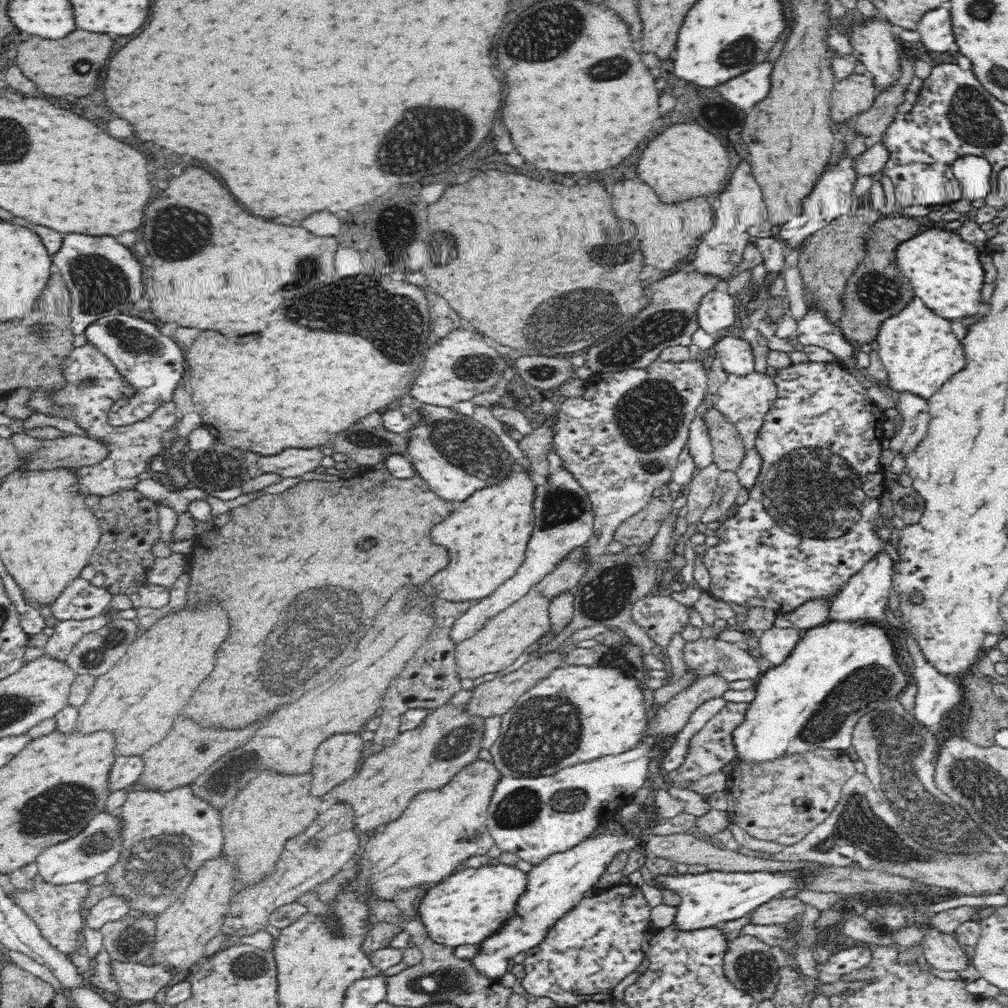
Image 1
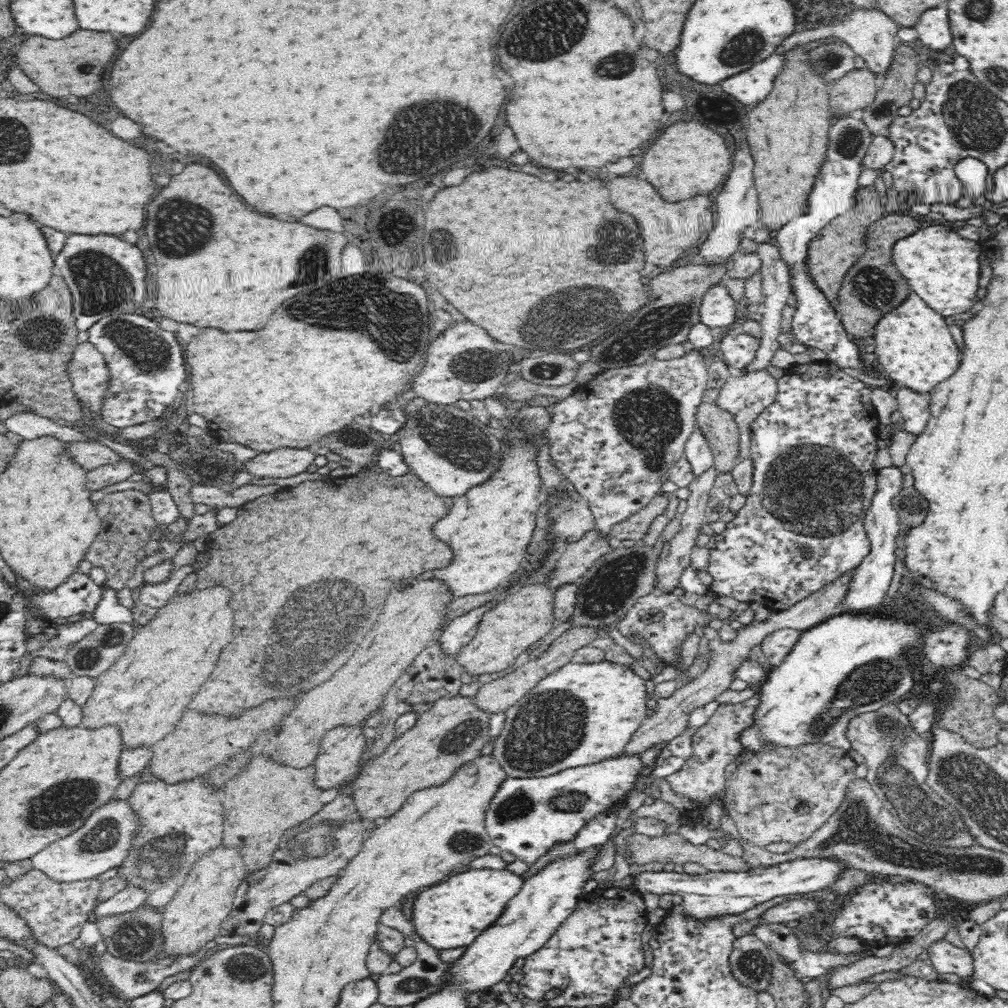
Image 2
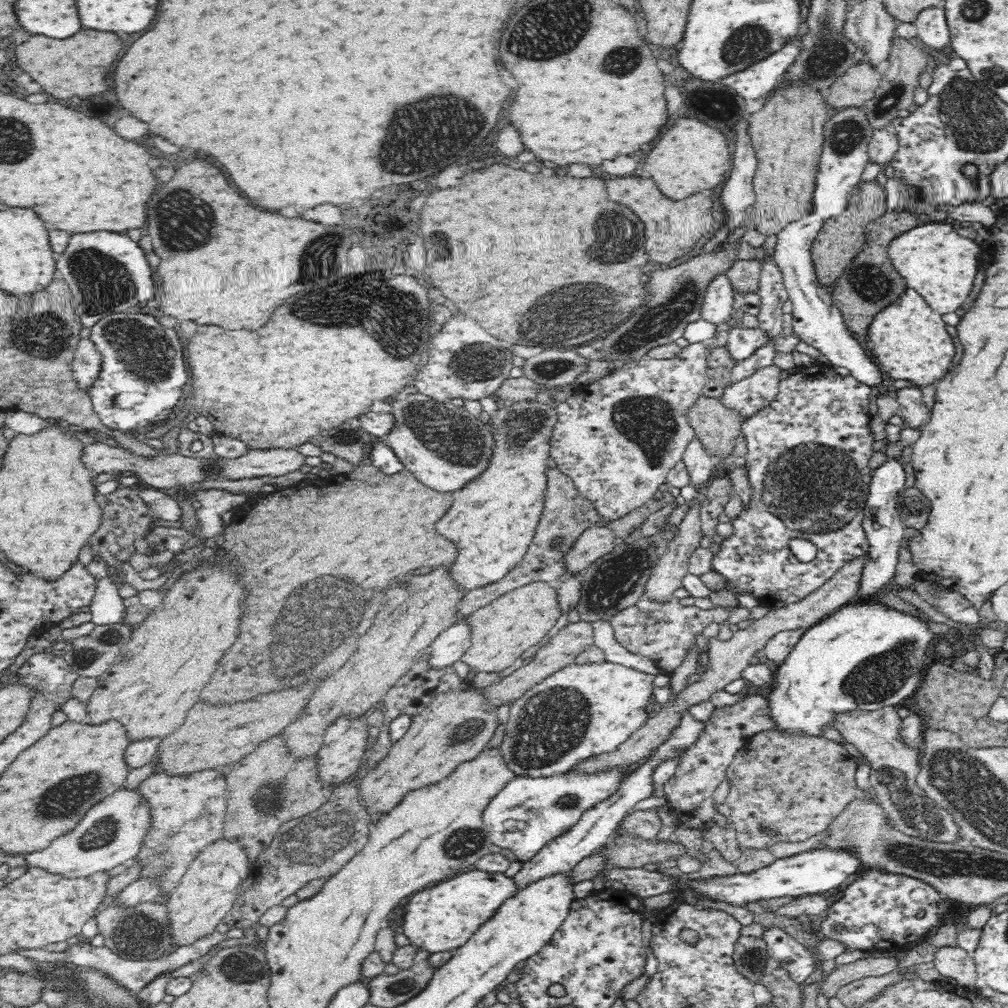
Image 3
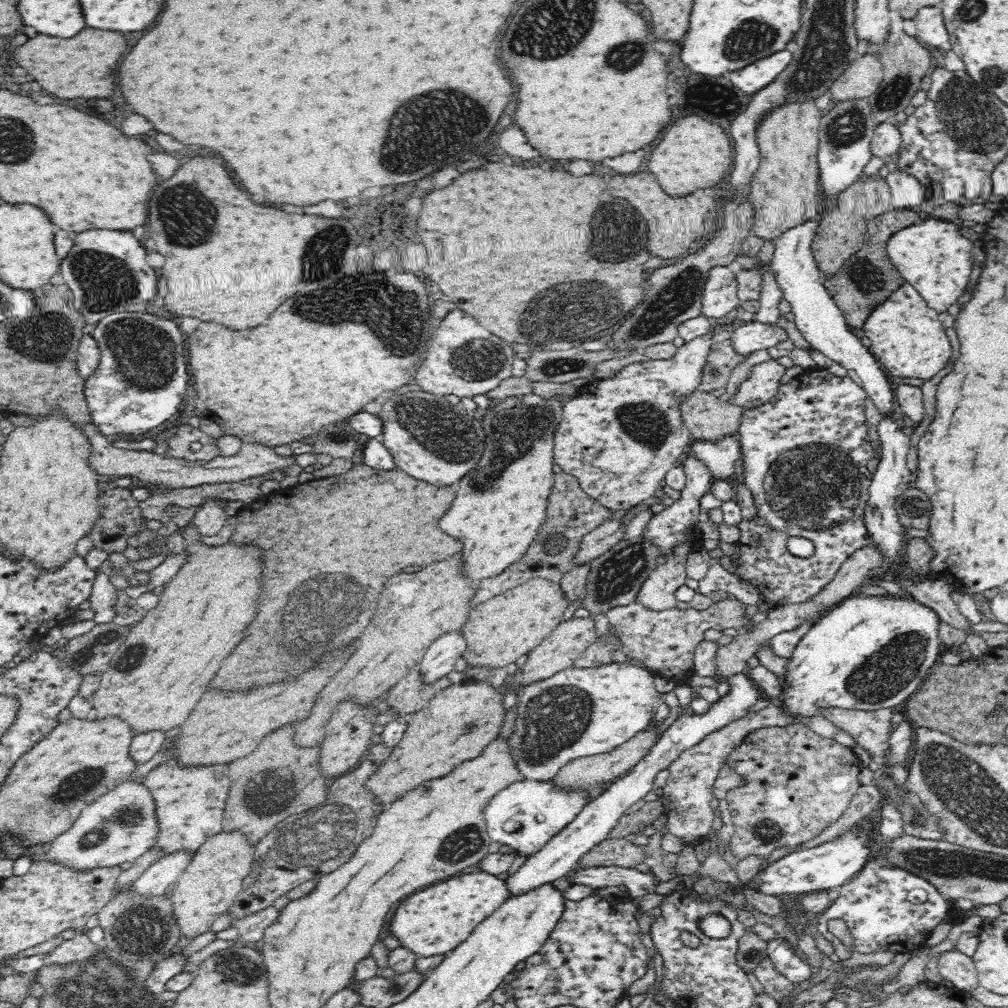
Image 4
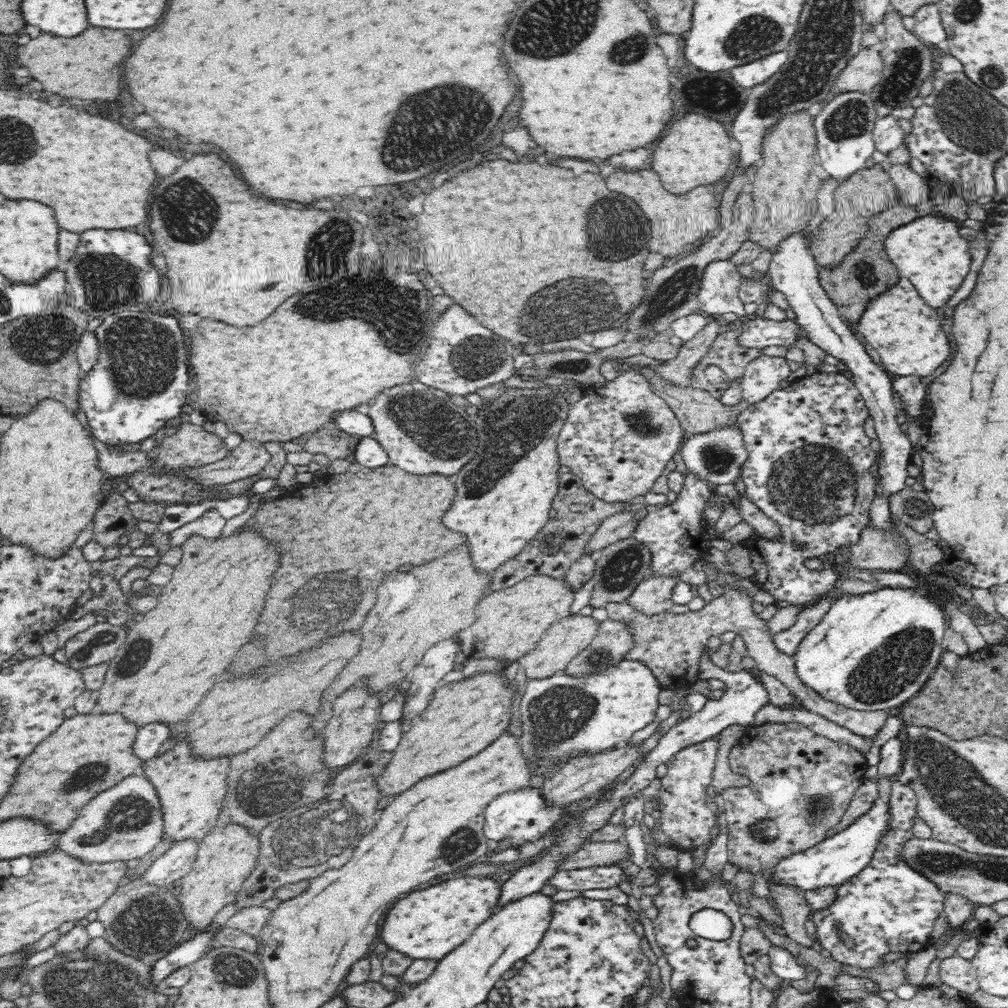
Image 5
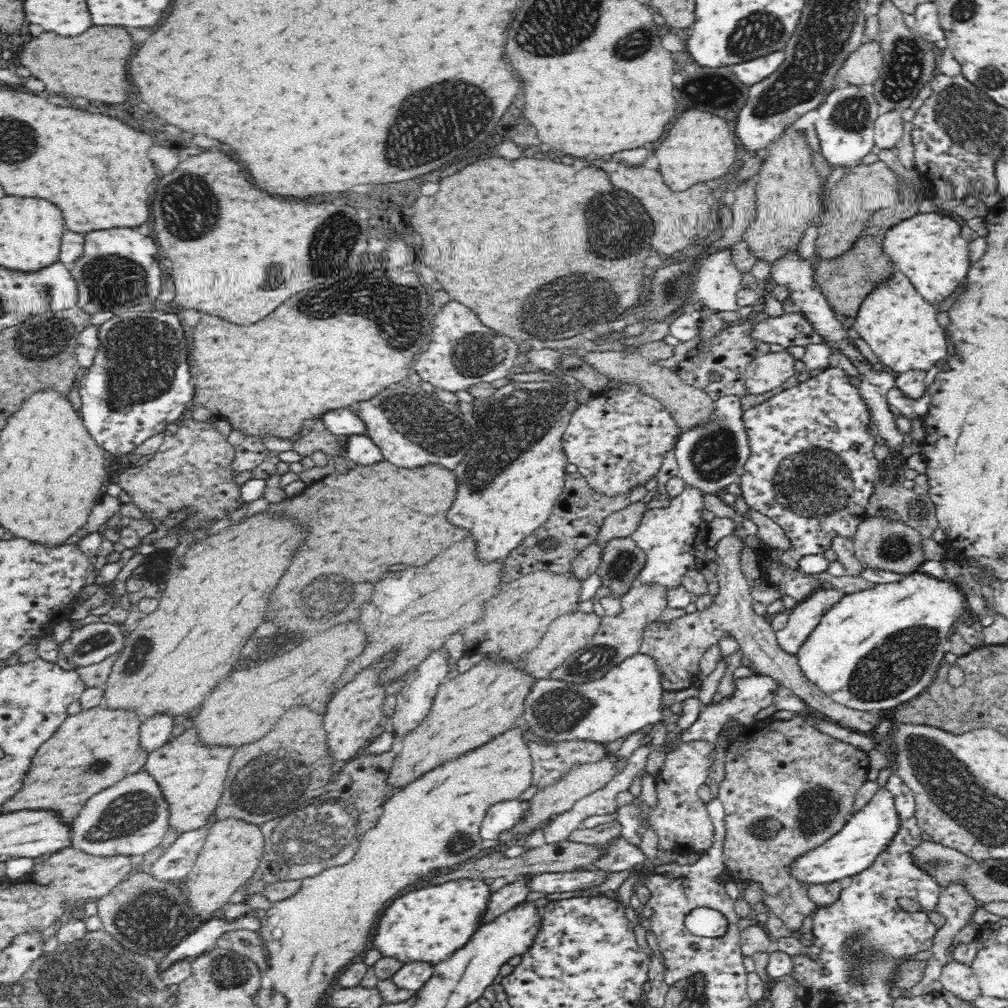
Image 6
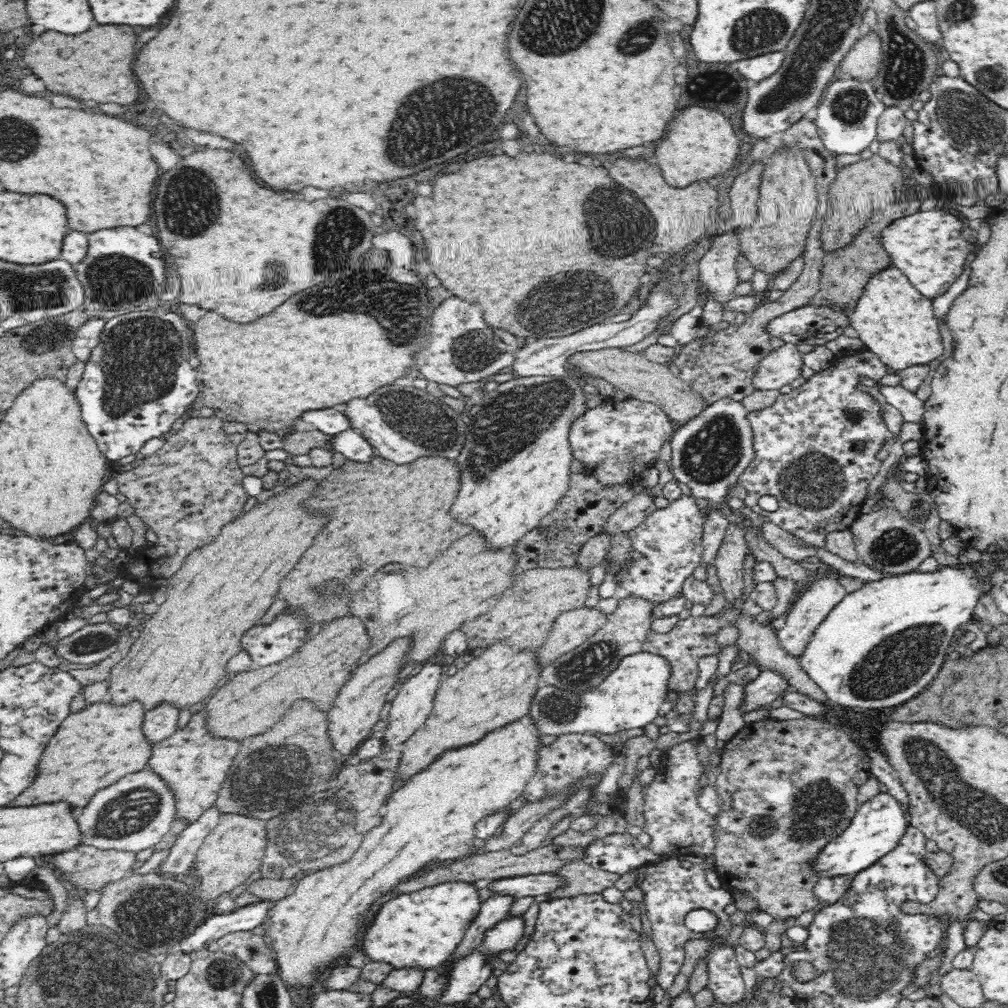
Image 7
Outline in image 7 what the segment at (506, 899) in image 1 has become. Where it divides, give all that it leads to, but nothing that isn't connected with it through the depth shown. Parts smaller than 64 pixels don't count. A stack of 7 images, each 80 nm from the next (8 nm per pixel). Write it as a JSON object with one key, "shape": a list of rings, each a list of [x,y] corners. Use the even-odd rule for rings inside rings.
{"shape":[[[466,881],[443,882],[438,886],[414,894],[402,894],[390,900],[388,904],[384,904],[384,908],[374,918],[374,924],[368,928],[368,934],[364,936],[364,952],[370,954],[370,960],[388,962],[395,969],[412,968],[412,966],[422,966],[427,970],[439,968],[455,953],[460,942],[464,940],[468,928],[478,918],[482,907],[479,890],[481,886],[481,883]]]}

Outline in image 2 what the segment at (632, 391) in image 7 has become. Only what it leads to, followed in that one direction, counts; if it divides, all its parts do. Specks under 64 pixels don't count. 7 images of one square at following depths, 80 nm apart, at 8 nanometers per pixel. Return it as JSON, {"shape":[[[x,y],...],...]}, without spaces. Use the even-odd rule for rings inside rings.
{"shape":[[[702,402],[696,414],[697,425],[708,439],[715,463],[720,473],[731,472],[739,463],[739,427],[734,417],[718,405]]]}

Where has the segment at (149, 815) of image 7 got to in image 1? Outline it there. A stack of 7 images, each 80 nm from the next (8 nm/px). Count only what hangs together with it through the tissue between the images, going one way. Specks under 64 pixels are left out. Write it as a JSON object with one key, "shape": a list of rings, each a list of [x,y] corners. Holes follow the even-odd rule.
{"shape":[[[103,811],[90,821],[88,828],[79,836],[44,850],[37,857],[37,871],[39,878],[49,885],[80,883],[94,878],[97,874],[107,872],[116,864],[116,858],[119,856],[120,830],[118,830],[116,814]]]}

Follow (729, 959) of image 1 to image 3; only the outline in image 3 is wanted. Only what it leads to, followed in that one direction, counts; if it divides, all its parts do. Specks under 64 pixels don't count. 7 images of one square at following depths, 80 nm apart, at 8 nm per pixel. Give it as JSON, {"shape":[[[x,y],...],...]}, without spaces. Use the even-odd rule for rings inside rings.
{"shape":[[[740,935],[735,944],[733,963],[736,971],[753,985],[761,984],[762,970],[769,958],[767,944],[763,938]]]}

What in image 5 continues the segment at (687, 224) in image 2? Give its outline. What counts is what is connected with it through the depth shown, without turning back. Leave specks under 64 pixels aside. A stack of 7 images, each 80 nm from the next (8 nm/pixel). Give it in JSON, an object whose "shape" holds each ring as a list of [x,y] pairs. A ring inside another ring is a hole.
{"shape":[[[618,170],[612,176],[608,176],[606,182],[608,182],[608,190],[624,194],[638,204],[638,208],[644,212],[644,216],[652,224],[652,236],[650,236],[648,248],[654,252],[660,252],[665,257],[682,254],[688,244],[695,244],[710,228],[719,226],[716,219],[718,202],[714,200],[712,194],[708,194],[706,186],[694,188],[692,192],[684,196],[672,196],[662,188],[658,176],[652,170],[638,170],[638,172]]]}

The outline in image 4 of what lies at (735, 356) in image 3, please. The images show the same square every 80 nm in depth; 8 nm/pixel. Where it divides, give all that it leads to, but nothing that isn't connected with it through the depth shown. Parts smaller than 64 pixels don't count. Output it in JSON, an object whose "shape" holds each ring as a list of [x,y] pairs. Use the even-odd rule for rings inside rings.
{"shape":[[[754,321],[736,328],[729,339],[732,349],[736,350],[738,355],[746,357],[755,351],[775,347],[776,344],[788,340],[788,336],[782,327]]]}

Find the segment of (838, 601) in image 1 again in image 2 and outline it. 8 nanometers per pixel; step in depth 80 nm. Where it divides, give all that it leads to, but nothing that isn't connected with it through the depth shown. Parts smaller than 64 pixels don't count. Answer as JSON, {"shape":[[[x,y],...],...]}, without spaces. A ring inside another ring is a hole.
{"shape":[[[896,466],[880,469],[878,474],[879,492],[873,499],[873,505],[864,518],[864,527],[870,541],[872,541],[872,550],[862,564],[856,568],[851,579],[847,582],[847,591],[836,605],[836,614],[879,614],[883,612],[883,602],[886,592],[890,590],[892,584],[894,565],[896,562],[895,549],[901,539],[902,530],[897,512],[893,509],[892,500],[900,490],[902,490],[903,474]]]}

